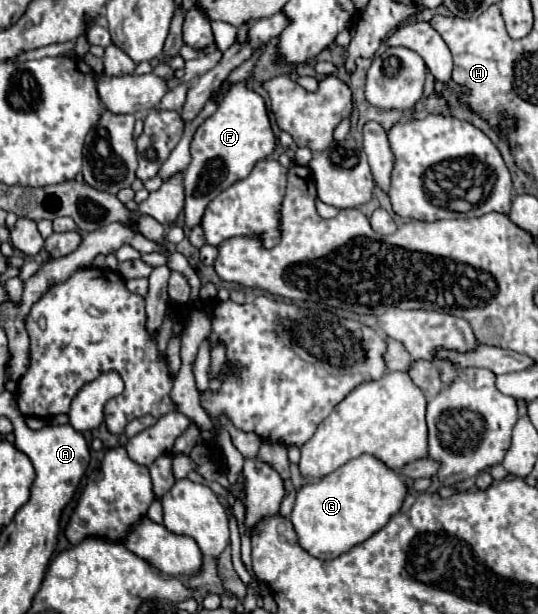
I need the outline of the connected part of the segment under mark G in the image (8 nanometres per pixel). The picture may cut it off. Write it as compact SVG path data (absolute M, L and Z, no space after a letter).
M359 455L351 461L347 461L345 465L341 465L331 475L299 489L297 499L295 499L295 507L291 513L291 523L293 523L295 533L299 537L299 545L307 553L311 553L317 559L335 559L341 553L349 551L351 547L359 545L361 541L369 539L381 527L385 527L387 521L391 519L391 515L395 515L401 509L405 497L407 497L407 485L399 473L395 473L393 469L383 465L373 455Z

